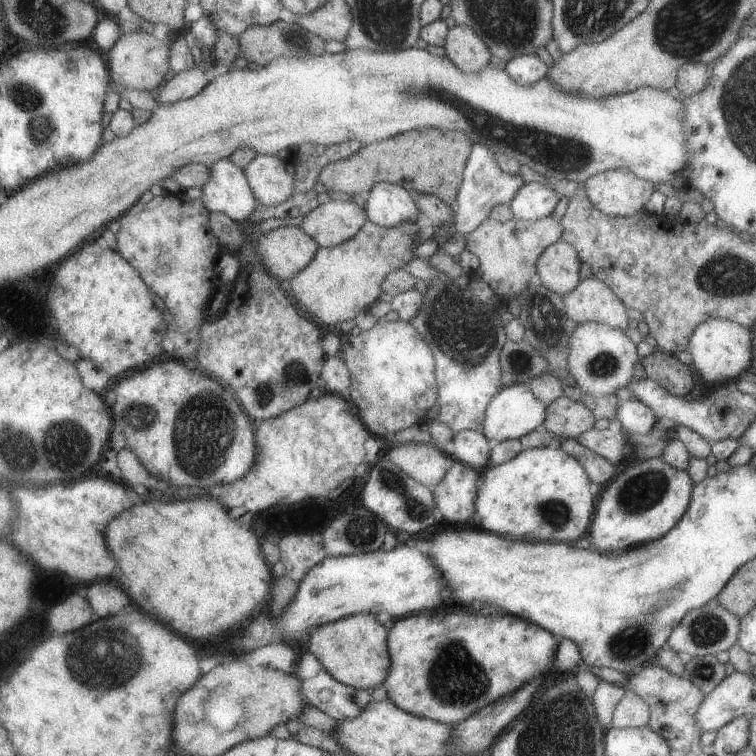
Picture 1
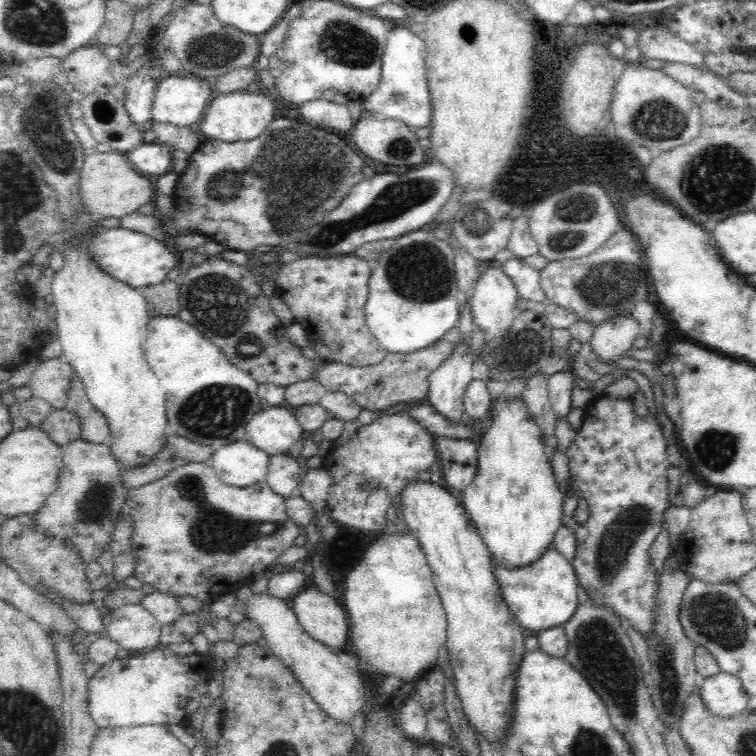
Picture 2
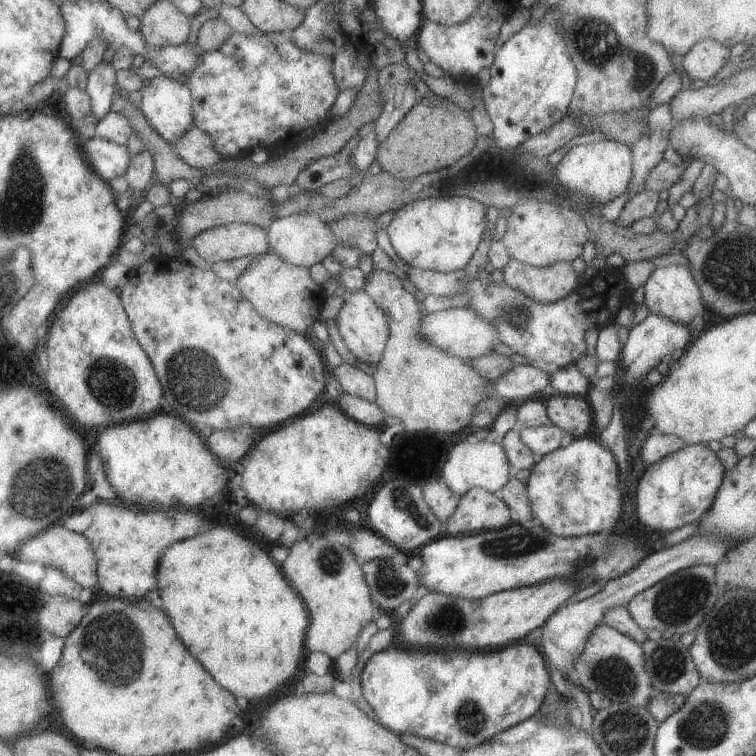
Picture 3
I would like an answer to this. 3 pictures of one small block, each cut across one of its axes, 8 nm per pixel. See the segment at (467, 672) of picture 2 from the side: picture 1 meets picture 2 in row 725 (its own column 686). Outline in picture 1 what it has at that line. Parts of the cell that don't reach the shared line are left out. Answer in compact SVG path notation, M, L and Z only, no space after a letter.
M660 456L647 458L639 463L624 464L616 478L608 481L599 491L591 536L586 537L591 542L589 547L597 552L617 552L617 550L641 546L645 542L665 536L683 516L691 498L693 485L687 476L687 471L683 472L669 466L661 460Z

